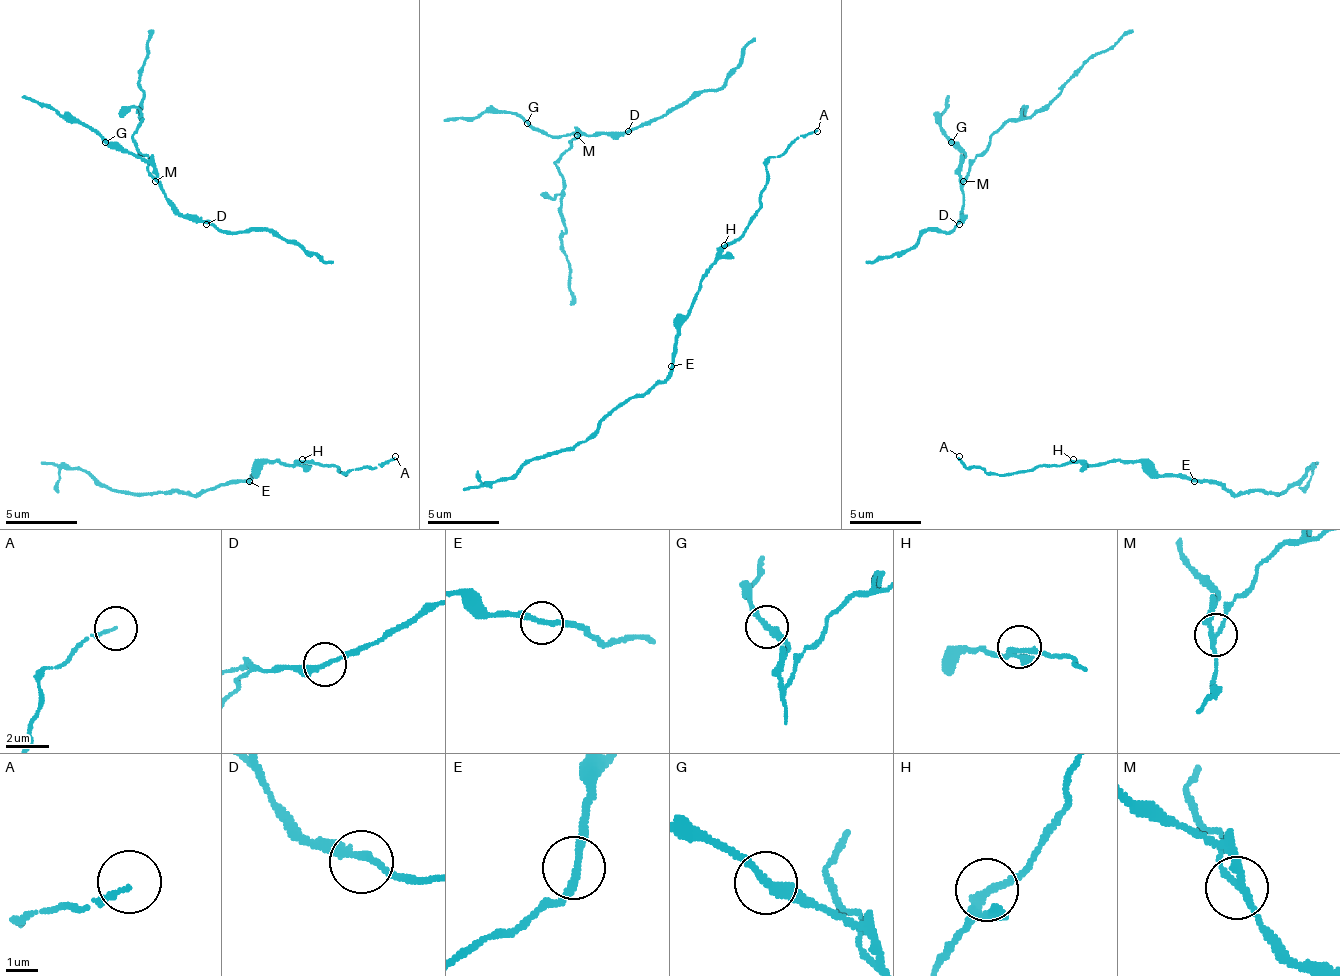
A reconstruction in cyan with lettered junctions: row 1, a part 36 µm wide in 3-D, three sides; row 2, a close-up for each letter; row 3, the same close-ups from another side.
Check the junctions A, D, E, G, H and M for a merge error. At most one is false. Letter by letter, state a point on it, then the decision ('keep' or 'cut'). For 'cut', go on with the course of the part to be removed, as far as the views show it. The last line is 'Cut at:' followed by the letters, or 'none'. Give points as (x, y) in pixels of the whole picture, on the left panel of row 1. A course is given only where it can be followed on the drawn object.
A: at (395, 456); keep
D: at (206, 224); keep
E: at (249, 481); keep
G: at (105, 142); keep
H: at (302, 459); keep
M: at (155, 181); cut; foreign part runs (156, 182), (135, 146), (135, 132), (142, 121), (138, 118), (138, 68), (152, 28)
Cut at: M

